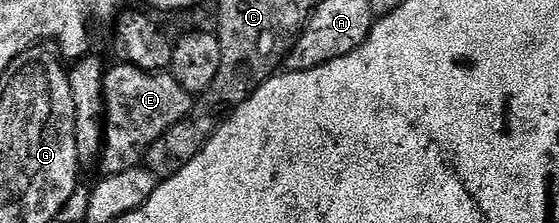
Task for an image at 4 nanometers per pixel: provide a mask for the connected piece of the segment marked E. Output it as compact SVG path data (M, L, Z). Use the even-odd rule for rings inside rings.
M116 62L104 73L104 147L98 168L104 176L141 167L150 146L170 126L188 117L194 96L167 71L143 72L132 64Z

